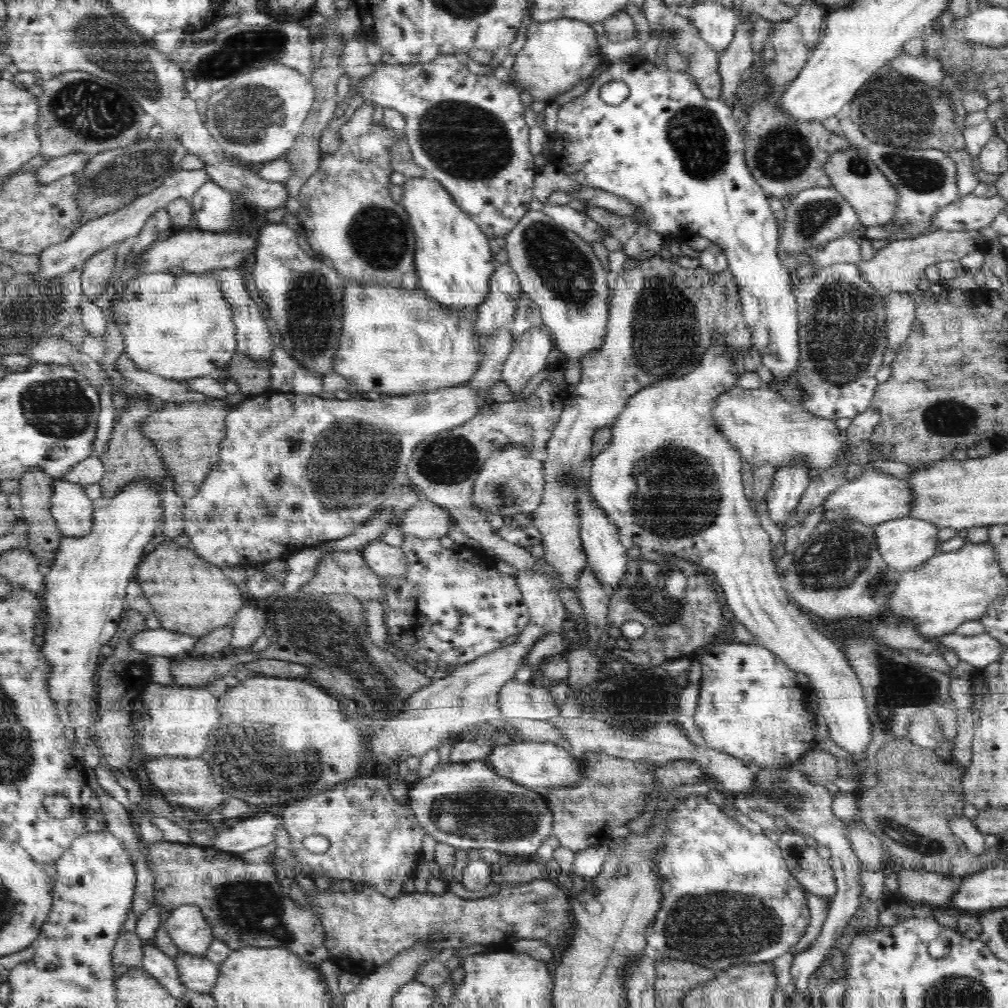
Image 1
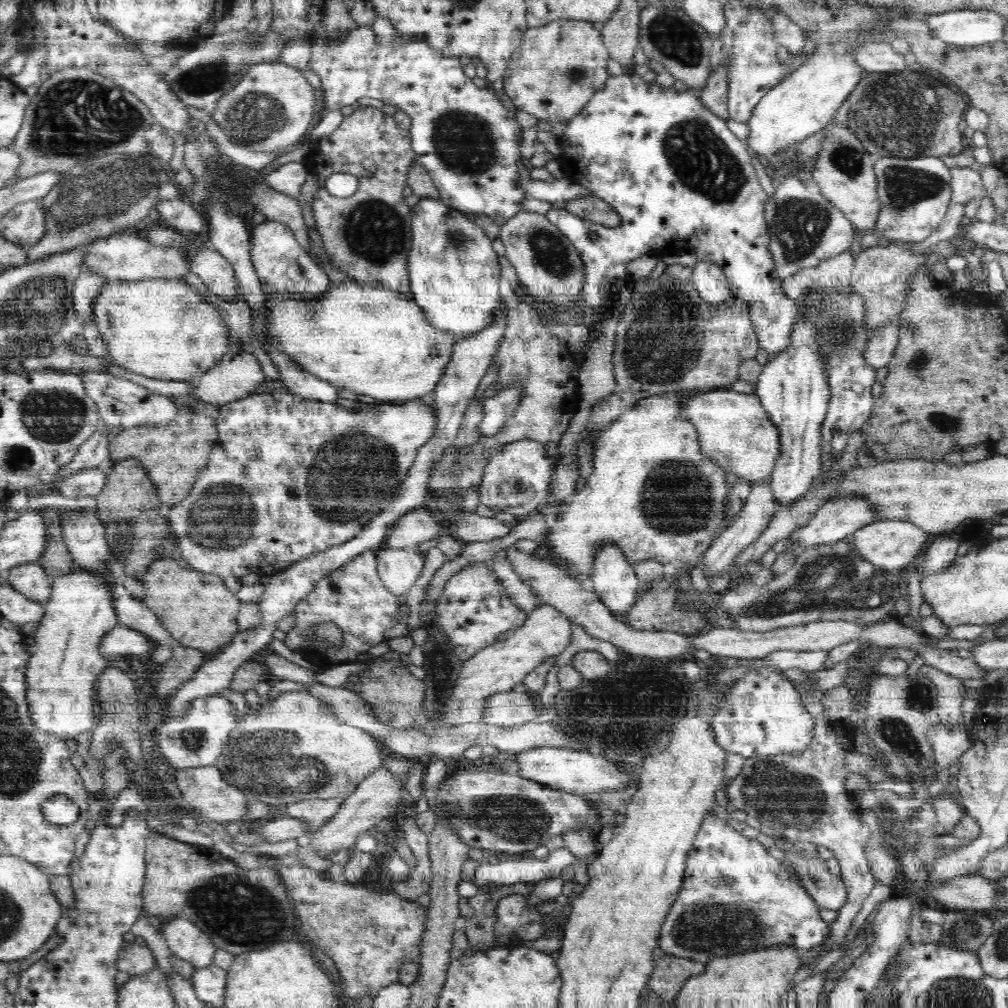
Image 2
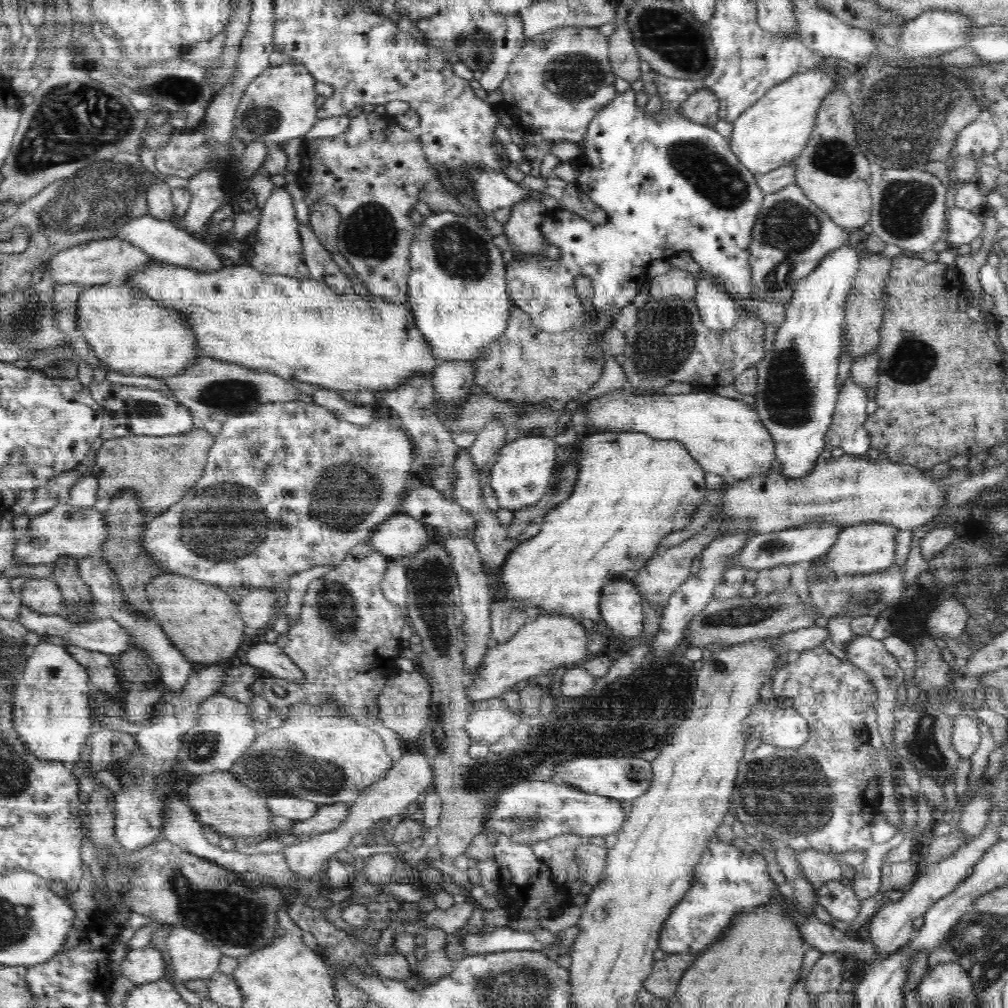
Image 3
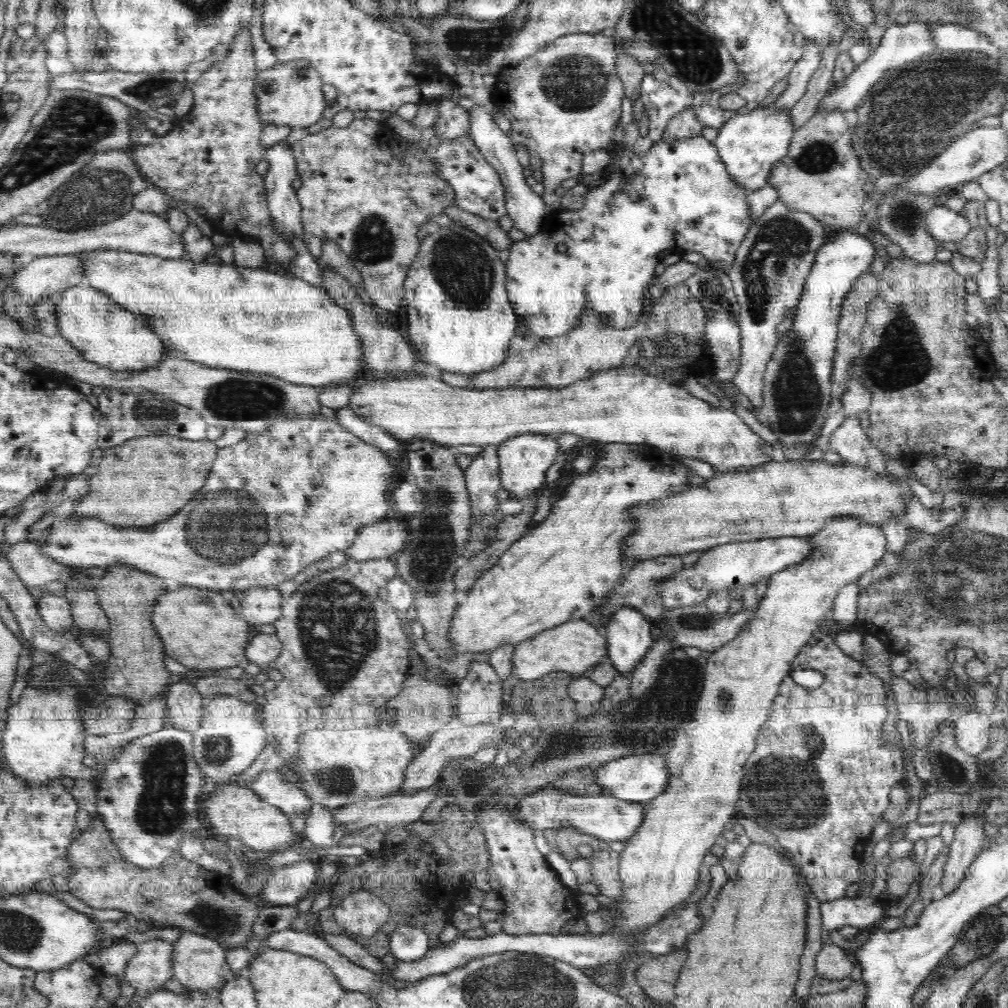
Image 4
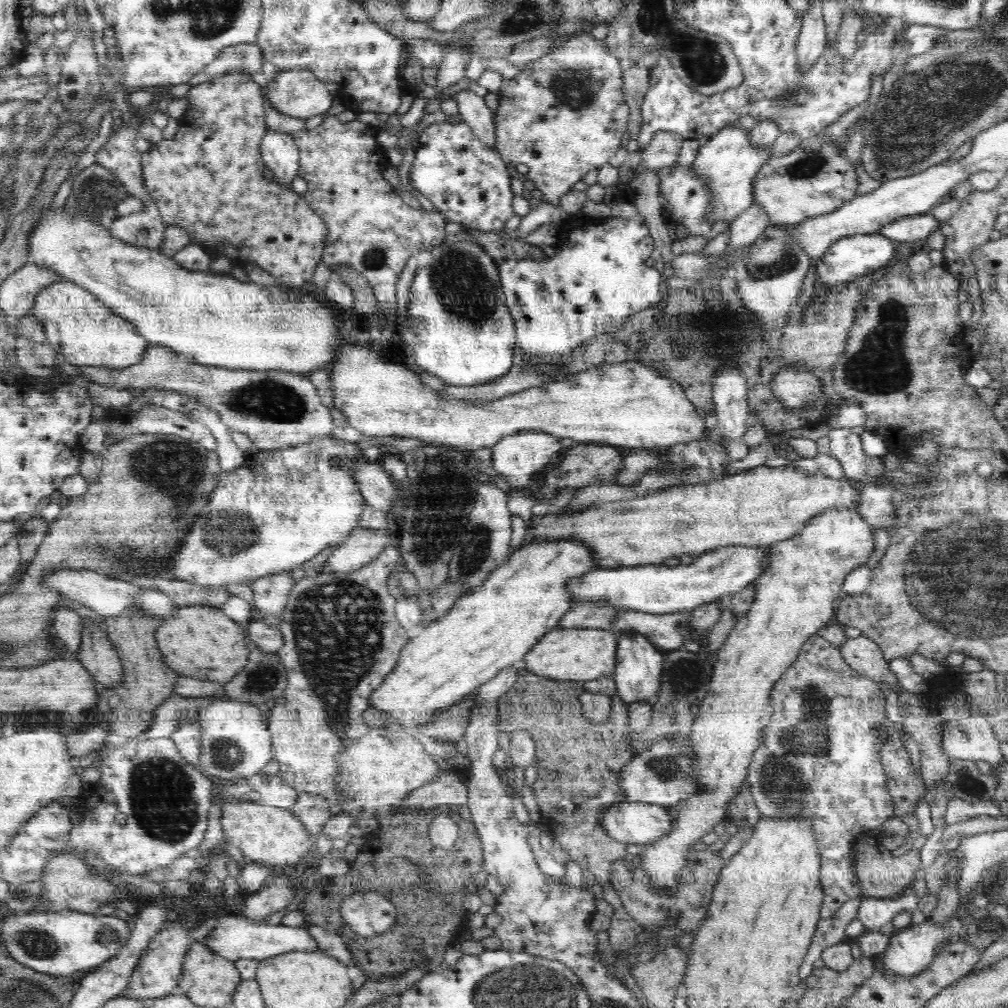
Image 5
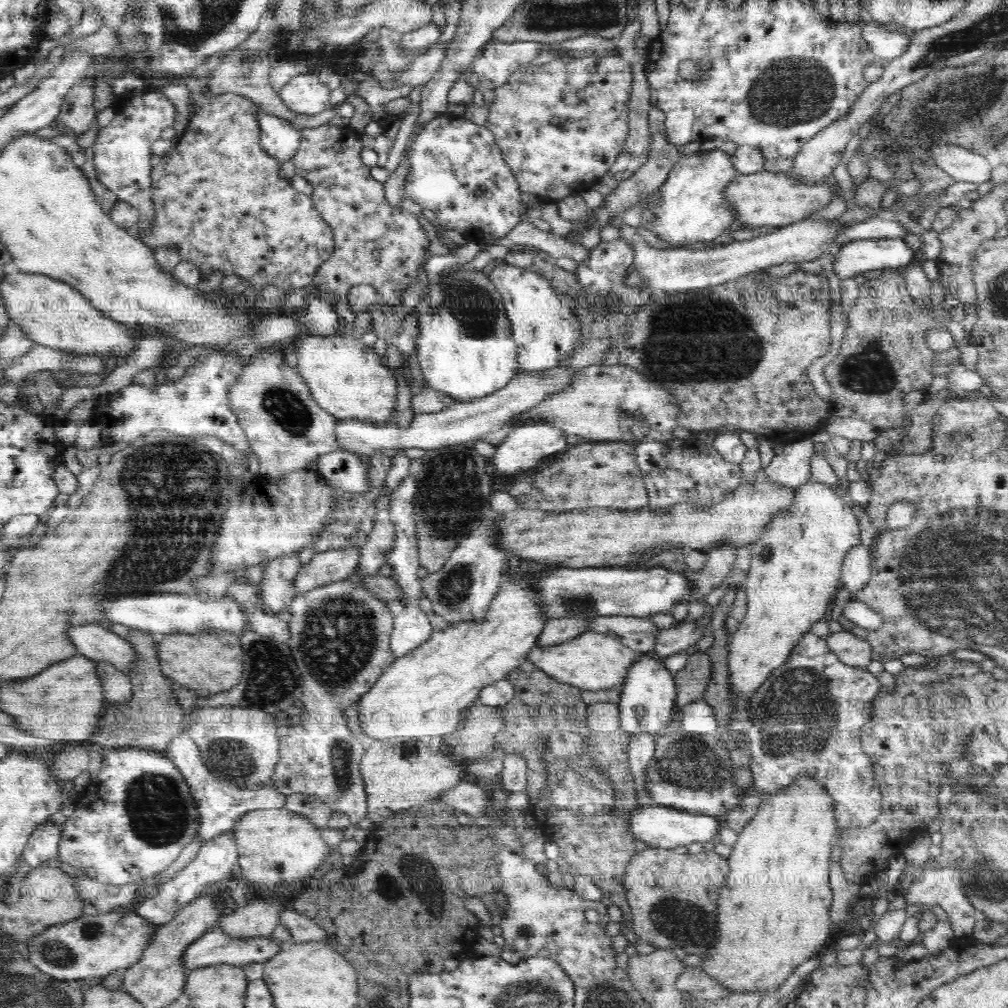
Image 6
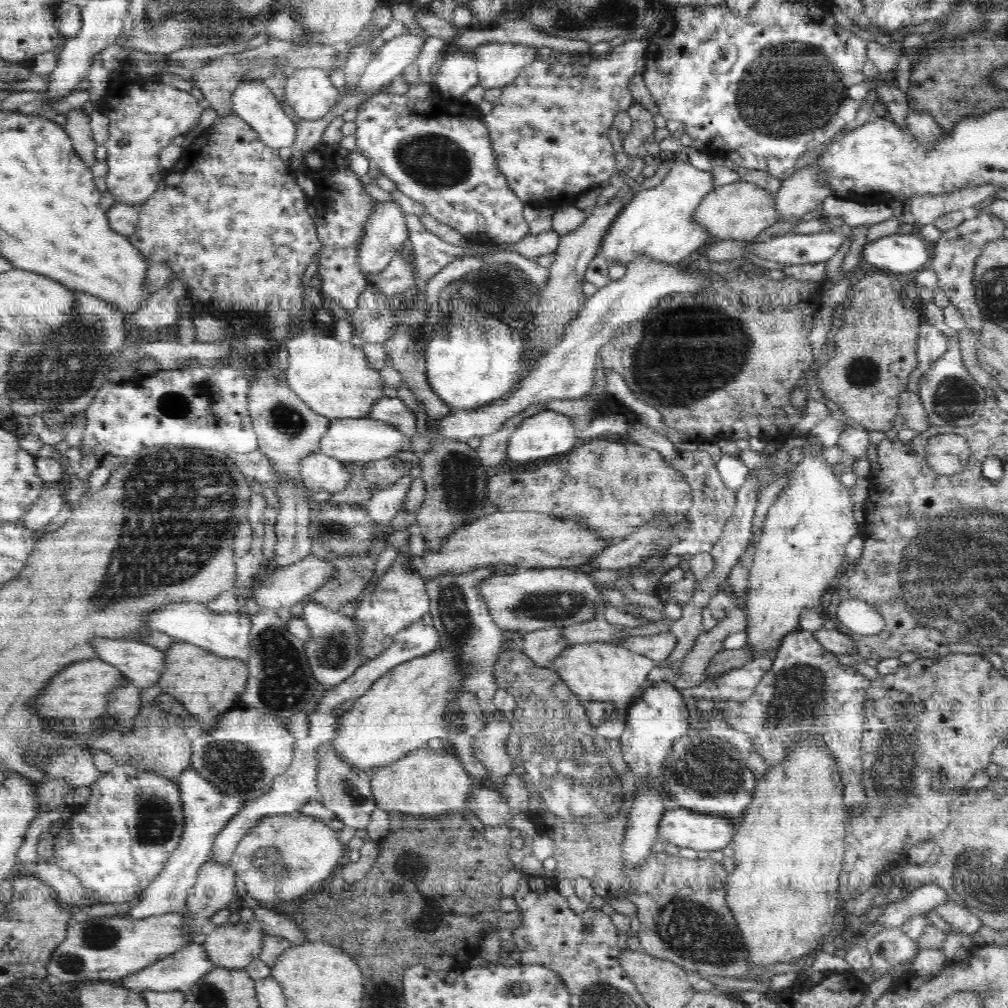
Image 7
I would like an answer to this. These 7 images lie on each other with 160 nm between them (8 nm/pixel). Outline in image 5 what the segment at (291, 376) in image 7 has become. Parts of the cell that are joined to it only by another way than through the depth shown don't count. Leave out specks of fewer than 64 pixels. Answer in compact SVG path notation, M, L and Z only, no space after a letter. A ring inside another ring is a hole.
M344 342L328 370L334 408L344 412L349 426L359 430L364 437L406 435L431 444L450 445L465 452L492 448L501 438L518 431L542 431L559 439L571 438L575 443L599 443L631 449L673 447L674 444L702 438L712 441L703 435L703 431L710 431L704 427L705 419L699 416L677 382L638 360L591 366L560 381L549 381L548 385L490 400L486 404L444 400L440 397L440 390L435 391L422 385L418 369L412 372L406 366L382 362L378 352L366 348L366 343Z

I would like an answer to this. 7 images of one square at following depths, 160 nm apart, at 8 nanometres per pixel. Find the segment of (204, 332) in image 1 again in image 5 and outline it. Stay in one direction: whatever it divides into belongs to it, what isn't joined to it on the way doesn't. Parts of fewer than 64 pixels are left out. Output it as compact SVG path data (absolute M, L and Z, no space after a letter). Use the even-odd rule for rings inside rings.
M56 281L38 291L29 312L41 322L45 340L66 362L74 366L96 366L110 369L123 369L140 362L144 351L150 346L134 325L122 316L110 312L90 291L72 281Z

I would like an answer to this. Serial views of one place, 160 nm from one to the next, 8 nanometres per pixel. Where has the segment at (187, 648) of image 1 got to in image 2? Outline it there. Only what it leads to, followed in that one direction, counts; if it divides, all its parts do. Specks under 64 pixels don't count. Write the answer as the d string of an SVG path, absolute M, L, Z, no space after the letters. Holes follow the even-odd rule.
M120 623L117 627L106 632L104 639L100 641L100 652L103 656L129 657L132 655L150 654L154 645L148 637L142 633L123 627Z

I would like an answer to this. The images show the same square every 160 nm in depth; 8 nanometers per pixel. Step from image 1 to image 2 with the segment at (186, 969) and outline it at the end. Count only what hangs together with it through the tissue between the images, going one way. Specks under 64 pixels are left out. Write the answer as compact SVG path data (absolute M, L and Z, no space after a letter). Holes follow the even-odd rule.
M216 964L208 968L194 970L191 978L197 997L203 1003L224 1005L224 992L226 992L227 970Z

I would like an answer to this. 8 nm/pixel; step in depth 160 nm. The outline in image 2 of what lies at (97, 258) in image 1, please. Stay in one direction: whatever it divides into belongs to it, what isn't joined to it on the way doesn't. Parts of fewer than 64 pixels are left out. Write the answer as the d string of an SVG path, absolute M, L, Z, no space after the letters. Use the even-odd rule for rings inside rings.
M82 269L74 281L72 304L84 324L92 319L94 299L100 294L104 284L108 284L105 279L91 270Z

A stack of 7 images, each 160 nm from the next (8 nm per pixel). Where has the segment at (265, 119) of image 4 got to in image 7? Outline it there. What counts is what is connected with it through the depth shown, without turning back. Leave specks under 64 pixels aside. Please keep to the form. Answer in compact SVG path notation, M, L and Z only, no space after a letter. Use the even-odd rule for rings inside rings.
M297 68L285 80L285 102L304 120L321 120L338 103L342 91L330 81L330 72Z

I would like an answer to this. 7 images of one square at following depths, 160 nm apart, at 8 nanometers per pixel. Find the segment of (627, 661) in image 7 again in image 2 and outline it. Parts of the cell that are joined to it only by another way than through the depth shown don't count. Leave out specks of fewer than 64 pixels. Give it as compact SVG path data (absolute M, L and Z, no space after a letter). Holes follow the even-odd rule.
M543 604L535 609L522 627L509 632L503 641L496 641L470 660L463 662L457 683L454 684L450 696L447 697L446 708L443 709L441 724L458 726L470 721L479 721L481 706L494 694L508 692L520 684L541 663L556 659L573 641L571 622L556 607Z

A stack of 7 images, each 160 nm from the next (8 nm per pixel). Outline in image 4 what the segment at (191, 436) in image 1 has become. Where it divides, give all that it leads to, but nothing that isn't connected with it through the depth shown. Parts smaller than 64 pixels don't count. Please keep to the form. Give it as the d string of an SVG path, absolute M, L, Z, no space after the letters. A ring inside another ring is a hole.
M170 435L131 438L119 446L106 448L103 450L98 474L88 477L90 490L77 501L72 515L80 520L97 518L106 524L128 528L150 527L168 520L204 486L218 450L214 441L209 439L186 440Z

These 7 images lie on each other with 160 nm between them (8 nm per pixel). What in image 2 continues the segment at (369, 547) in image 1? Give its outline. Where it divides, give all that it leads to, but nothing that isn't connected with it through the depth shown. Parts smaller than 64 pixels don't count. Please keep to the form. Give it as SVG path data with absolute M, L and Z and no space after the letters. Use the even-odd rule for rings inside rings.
M376 548L378 574L384 587L401 600L414 586L424 566L424 555L413 549Z

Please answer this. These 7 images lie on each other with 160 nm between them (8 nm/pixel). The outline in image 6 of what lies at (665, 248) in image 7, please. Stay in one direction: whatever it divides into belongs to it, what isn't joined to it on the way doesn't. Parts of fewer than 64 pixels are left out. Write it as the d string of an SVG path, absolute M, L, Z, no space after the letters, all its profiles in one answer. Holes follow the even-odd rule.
M720 150L681 155L666 182L655 191L660 203L649 209L654 212L656 220L645 222L646 228L675 248L714 241L735 220L735 208L729 205L723 193L738 176L733 159Z

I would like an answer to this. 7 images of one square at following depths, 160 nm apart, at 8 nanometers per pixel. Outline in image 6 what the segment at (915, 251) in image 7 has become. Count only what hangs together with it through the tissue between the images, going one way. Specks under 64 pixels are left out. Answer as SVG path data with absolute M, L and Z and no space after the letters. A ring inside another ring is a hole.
M901 238L854 240L834 253L834 271L840 279L870 270L899 270L919 259Z

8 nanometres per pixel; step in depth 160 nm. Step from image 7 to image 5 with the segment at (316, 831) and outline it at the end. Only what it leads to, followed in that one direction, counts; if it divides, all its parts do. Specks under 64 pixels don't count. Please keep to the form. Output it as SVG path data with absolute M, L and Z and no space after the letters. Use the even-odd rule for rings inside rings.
M226 802L221 807L225 845L230 849L238 848L238 855L246 856L245 861L283 869L298 864L308 852L315 850L315 840L289 808L264 806L257 802Z

